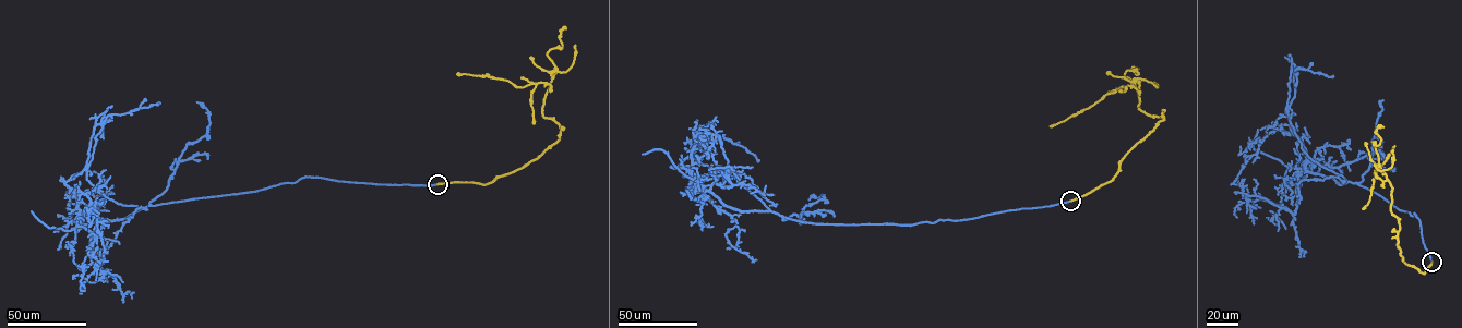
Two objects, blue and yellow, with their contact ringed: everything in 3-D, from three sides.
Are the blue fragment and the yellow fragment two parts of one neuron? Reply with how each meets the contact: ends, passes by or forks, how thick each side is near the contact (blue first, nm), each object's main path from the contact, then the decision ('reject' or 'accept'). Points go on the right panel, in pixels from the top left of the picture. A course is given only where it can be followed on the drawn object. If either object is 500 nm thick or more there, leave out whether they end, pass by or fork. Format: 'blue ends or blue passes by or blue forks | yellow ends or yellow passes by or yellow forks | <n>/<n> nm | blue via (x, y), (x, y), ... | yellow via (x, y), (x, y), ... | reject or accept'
blue ends | yellow ends | 200/280 nm | blue via (1431, 262), (1414, 213), (1356, 183), (1340, 184), (1305, 169), (1306, 149), (1286, 113), (1295, 87), (1290, 55) | yellow via (1431, 262), (1423, 274), (1403, 260), (1397, 245), (1399, 225), (1390, 211), (1392, 186), (1374, 172), (1393, 146) | reject

